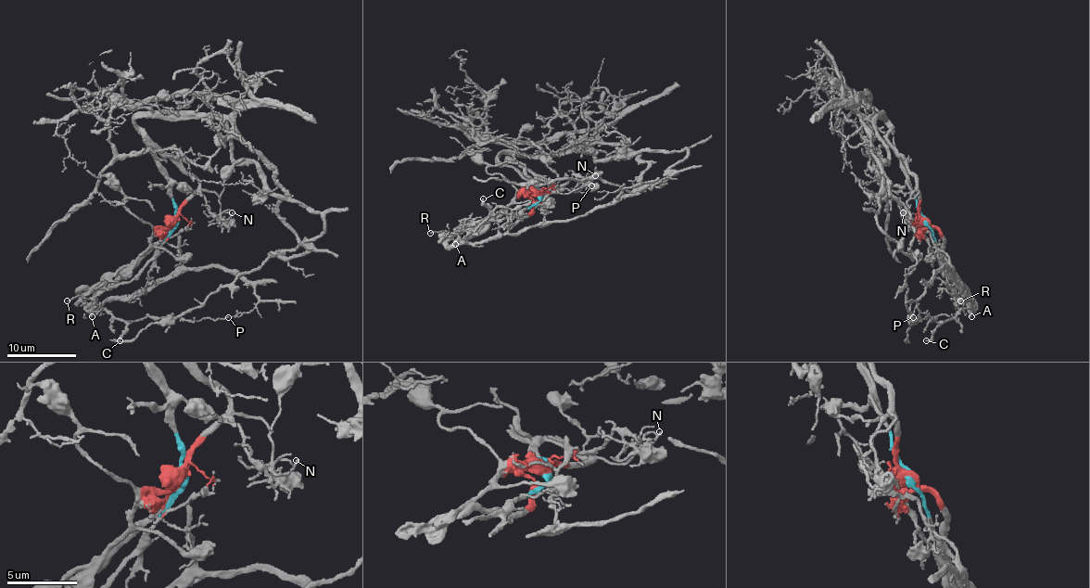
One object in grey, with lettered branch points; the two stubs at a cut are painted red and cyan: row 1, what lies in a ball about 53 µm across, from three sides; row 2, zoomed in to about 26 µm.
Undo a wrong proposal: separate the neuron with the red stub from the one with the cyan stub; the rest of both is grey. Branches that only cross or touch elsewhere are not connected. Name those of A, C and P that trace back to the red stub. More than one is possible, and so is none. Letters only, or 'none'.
C, P

